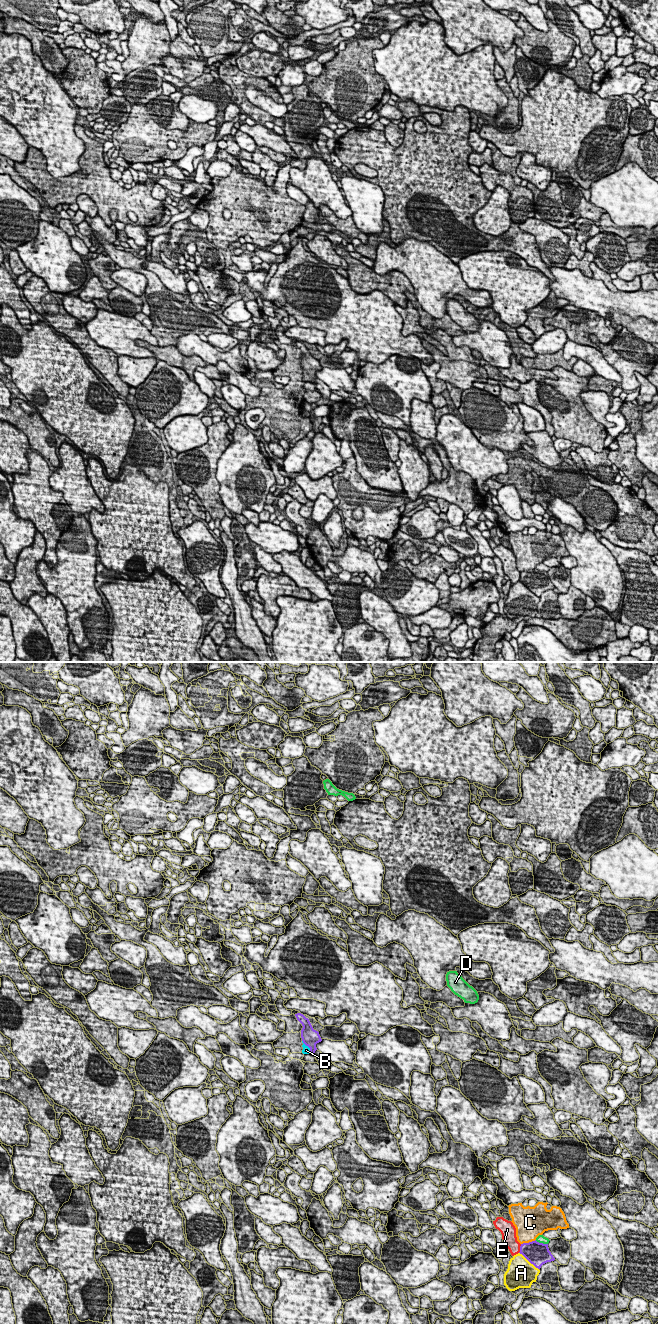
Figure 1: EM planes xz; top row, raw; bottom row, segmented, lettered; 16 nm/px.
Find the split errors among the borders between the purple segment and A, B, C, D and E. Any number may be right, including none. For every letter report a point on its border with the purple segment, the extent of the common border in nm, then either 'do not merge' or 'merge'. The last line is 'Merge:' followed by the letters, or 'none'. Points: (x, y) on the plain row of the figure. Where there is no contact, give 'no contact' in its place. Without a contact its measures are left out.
A: meets purple in xz at (529, 589); contact 420 nm long; do not merge
B: meets purple in xz at (308, 374); contact 260 nm long; merge
C: meets purple in xz at (529, 570); contact 260 nm long; do not merge
D: meets purple in xz at (541, 571); contact 220 nm long; do not merge
E: meets purple in xz at (520, 576); contact 150 nm long; do not merge
Merge: B

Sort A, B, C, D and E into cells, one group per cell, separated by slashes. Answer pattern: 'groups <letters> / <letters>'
groups A / B / C / D / E

